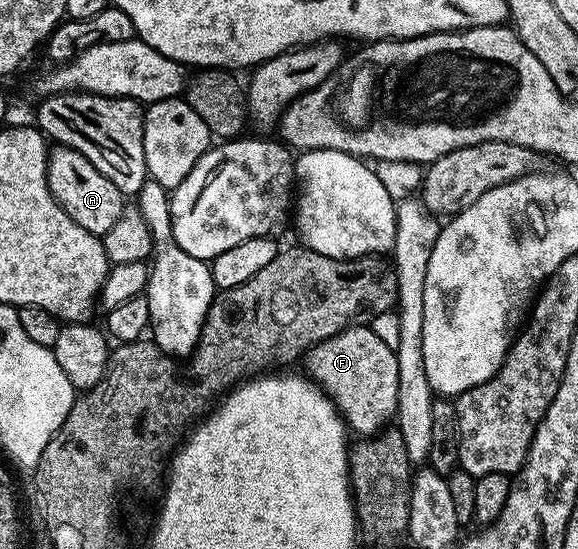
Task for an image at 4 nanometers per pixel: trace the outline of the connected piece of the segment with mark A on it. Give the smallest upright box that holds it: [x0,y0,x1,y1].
[46,146,124,237]

